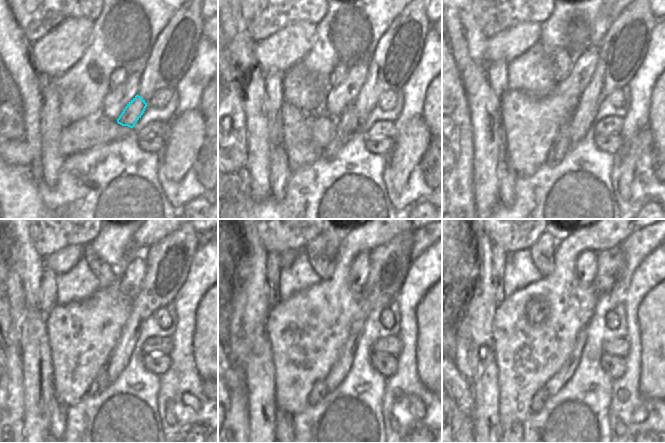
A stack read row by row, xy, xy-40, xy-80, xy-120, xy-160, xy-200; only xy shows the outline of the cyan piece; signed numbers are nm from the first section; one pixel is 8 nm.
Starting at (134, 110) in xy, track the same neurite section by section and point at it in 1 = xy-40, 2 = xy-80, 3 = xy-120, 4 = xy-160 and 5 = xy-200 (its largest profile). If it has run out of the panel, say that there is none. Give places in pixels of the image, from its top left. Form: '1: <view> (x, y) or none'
1: xy-40 (347, 124)
2: xy-80 (560, 147)
3: xy-120 (101, 383)
4: xy-160 (319, 391)
5: xy-200 (540, 397)

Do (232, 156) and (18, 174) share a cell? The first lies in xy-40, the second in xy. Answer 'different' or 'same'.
different

